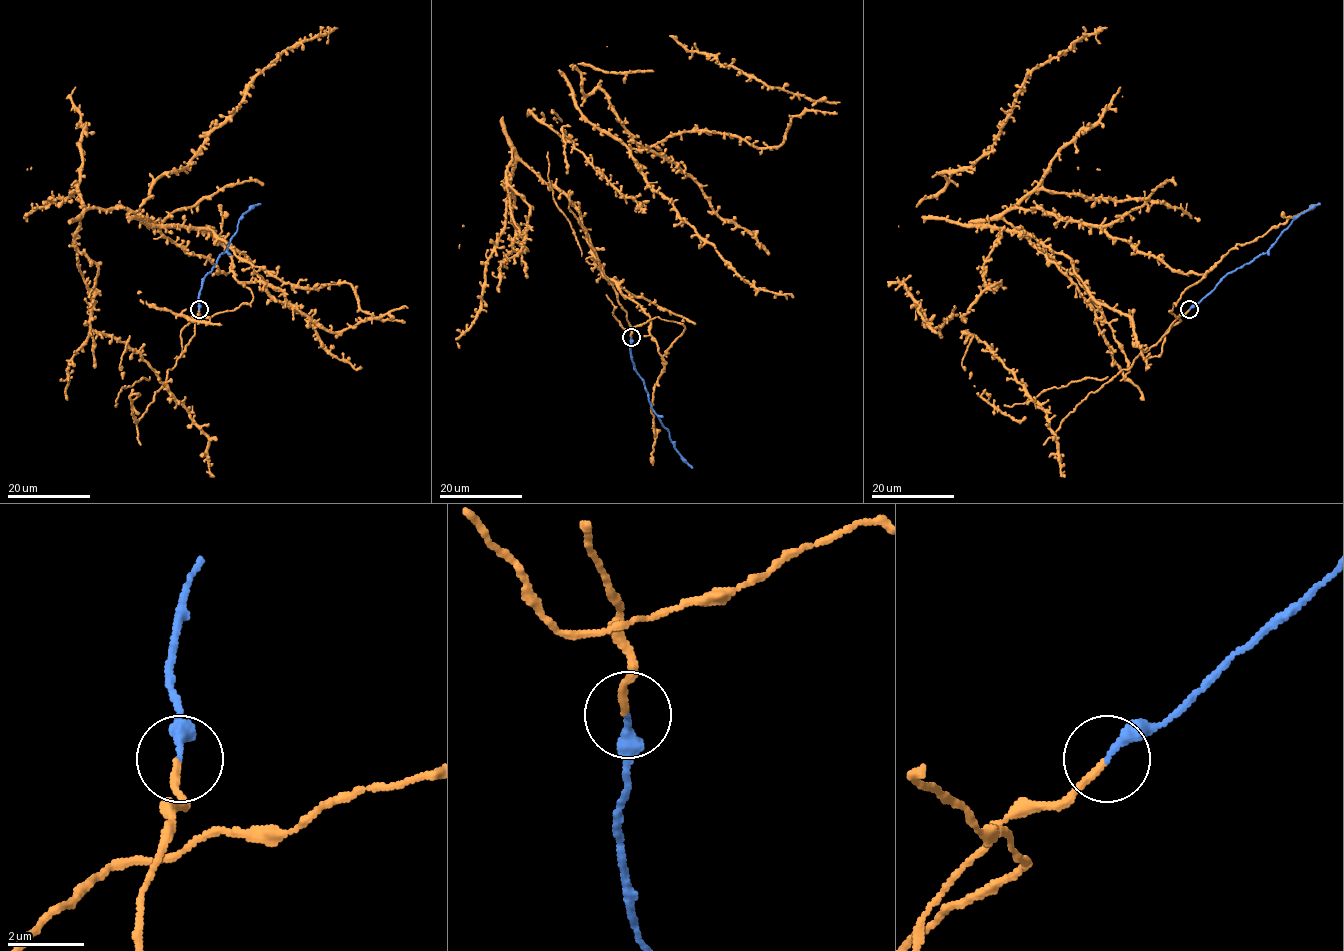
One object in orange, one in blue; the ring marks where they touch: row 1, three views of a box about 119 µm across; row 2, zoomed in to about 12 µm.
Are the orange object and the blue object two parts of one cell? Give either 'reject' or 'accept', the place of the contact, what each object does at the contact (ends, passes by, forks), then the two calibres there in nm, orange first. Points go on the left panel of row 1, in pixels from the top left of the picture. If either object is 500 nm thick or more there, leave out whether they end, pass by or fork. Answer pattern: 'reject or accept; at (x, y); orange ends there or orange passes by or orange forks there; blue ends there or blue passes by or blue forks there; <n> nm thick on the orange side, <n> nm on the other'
accept; at (199, 309); orange ends there; blue ends there; 170 nm thick on the orange side, 260 nm on the other

